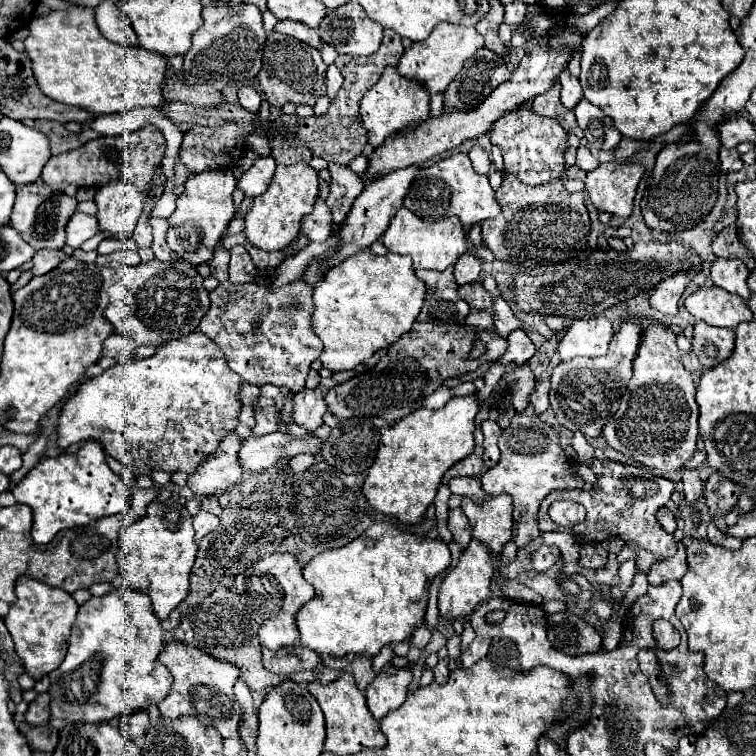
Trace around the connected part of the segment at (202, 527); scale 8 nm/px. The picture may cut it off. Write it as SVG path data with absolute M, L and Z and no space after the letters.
M200 510L198 512L198 516L194 516L194 530L196 530L196 540L200 542L206 534L210 534L210 532L214 532L216 530L216 526L218 526L218 516L214 516L214 514L210 514L210 512L204 512L204 510Z

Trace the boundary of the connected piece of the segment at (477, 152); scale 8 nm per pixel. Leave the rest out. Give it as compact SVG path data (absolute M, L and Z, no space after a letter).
M474 146L470 152L468 152L470 160L472 160L472 168L478 172L478 174L488 174L492 164L488 160L488 154L480 148L480 146Z

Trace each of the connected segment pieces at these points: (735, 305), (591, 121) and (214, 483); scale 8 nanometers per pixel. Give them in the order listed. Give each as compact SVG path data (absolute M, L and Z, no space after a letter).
M716 286L698 288L684 300L684 304L696 320L704 320L710 326L734 330L740 322L752 320L752 312L746 300Z
M580 100L574 114L578 118L578 126L584 130L584 136L592 148L612 152L618 146L618 142L622 140L620 132L614 128L610 116L602 114L588 100Z
M230 434L222 440L222 444L216 448L214 456L210 454L196 472L188 474L188 488L196 496L208 496L218 490L226 490L234 486L242 476L242 466L238 464L238 448L240 438L238 434Z

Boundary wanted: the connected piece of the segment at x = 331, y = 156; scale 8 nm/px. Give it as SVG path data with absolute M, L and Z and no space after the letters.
M384 30L382 44L378 52L374 52L372 56L362 56L362 58L338 56L336 66L344 76L344 84L324 116L312 116L312 118L300 120L296 128L296 144L310 148L314 156L324 158L326 162L334 162L342 166L348 166L358 154L362 154L364 146L368 144L368 136L360 124L360 100L380 80L386 66L398 66L402 52L404 52L404 46L400 44L400 36L394 30Z

